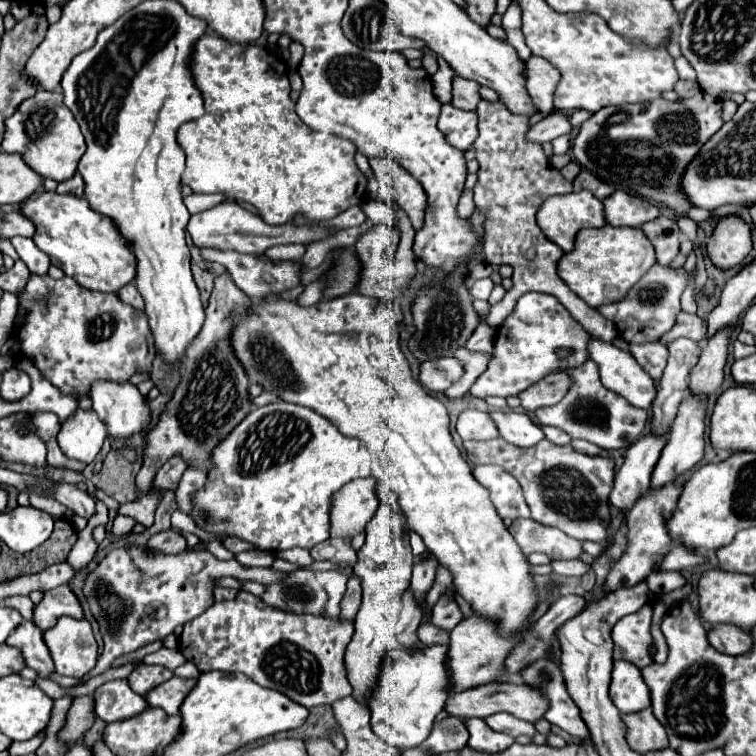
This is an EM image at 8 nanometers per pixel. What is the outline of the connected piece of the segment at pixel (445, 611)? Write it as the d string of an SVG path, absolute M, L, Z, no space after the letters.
M442 597L436 605L434 605L434 611L432 611L432 625L436 625L438 629L444 629L444 631L452 631L458 621L462 617L462 611L458 607L458 603Z

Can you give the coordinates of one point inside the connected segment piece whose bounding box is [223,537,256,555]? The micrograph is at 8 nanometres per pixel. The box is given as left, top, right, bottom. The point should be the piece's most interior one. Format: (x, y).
(235, 545)

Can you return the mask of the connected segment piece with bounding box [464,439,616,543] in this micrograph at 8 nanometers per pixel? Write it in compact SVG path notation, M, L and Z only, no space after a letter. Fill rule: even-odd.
M504 439L492 441L464 441L468 459L474 465L500 465L518 479L524 489L532 519L552 525L578 541L604 543L610 525L610 491L614 487L614 459L590 457L572 449L572 445L554 445L548 439L540 445L522 449Z

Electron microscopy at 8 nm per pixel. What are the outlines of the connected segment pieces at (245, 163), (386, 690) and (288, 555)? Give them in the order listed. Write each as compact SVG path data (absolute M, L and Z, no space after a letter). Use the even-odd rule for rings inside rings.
M204 35L194 49L192 73L204 97L206 115L184 123L178 129L178 143L186 153L182 183L194 193L222 193L226 203L250 203L268 225L284 225L298 215L308 221L328 221L364 201L368 179L354 163L356 147L346 139L316 133L300 121L290 99L284 59L258 45L238 45L218 35Z
M430 647L414 651L406 661L386 661L378 679L378 687L368 703L372 715L372 731L398 749L400 753L416 749L428 739L436 715L446 703L446 647Z
M295 547L285 551L278 551L276 553L276 557L295 563L299 568L308 567L314 561L310 555L310 551L300 547Z

